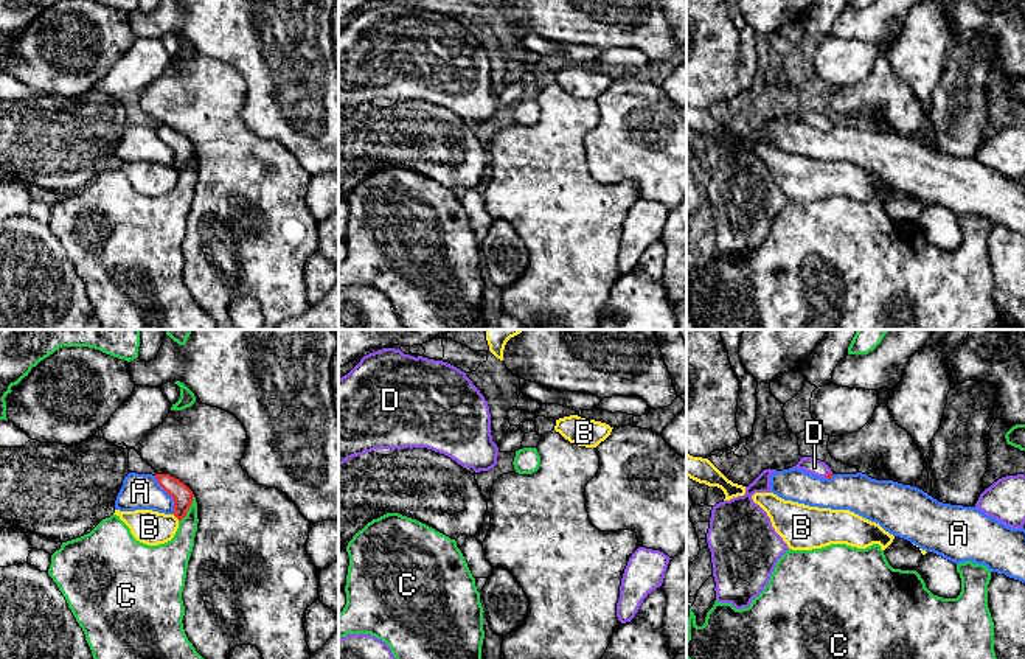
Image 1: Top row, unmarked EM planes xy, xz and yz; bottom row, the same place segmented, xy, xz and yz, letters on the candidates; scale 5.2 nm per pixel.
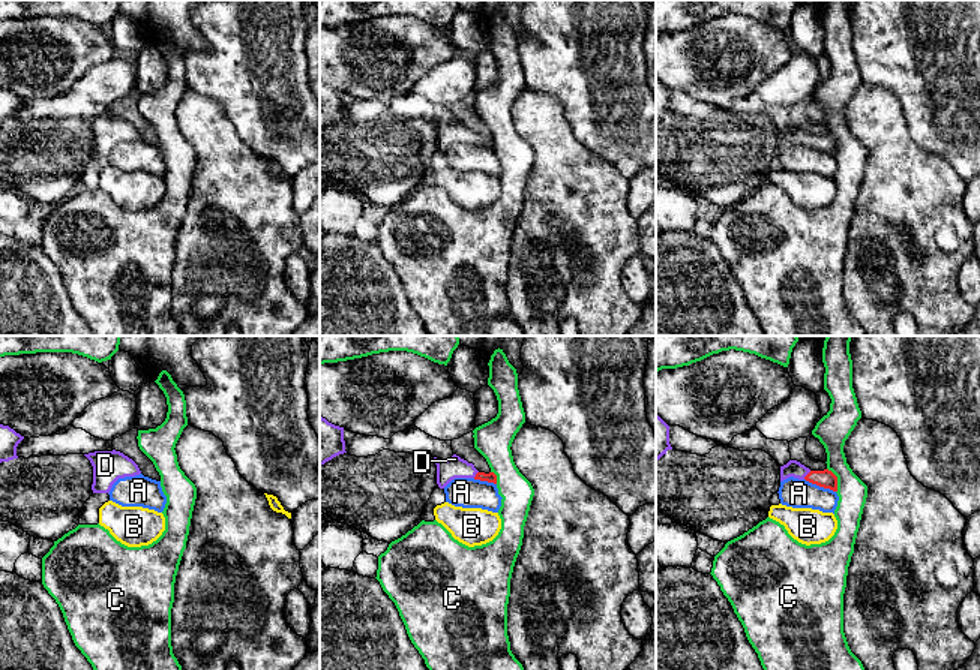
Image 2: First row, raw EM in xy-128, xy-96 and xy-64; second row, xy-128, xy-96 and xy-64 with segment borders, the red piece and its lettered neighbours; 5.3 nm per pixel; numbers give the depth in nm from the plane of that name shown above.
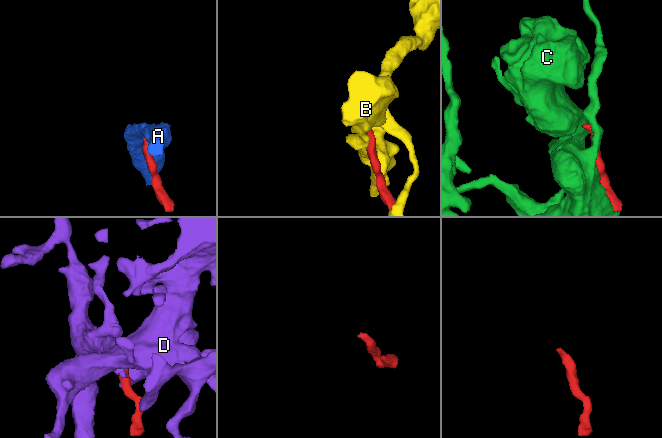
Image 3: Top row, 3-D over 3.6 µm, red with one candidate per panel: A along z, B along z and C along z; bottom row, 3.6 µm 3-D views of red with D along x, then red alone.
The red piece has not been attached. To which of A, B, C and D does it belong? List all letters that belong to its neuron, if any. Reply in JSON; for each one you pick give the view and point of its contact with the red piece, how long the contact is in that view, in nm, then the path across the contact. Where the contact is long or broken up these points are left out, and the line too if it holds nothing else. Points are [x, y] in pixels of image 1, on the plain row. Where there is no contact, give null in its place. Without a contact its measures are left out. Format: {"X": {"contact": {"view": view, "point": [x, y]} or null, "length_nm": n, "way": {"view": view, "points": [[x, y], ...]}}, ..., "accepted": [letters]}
{"D": {"contact": {"view": "yz", "point": [828, 126]}, "length_nm": 50, "way": {"view": "yz", "points": [[830, 126], [828, 126], [814, 118]]}}, "accepted": ["D"]}

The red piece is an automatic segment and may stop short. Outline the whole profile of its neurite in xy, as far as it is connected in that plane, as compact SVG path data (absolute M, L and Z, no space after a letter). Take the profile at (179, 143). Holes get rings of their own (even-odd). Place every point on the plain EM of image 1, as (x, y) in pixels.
M155 126L158 137L174 151L174 168L182 173L193 155L193 143L169 126Z

